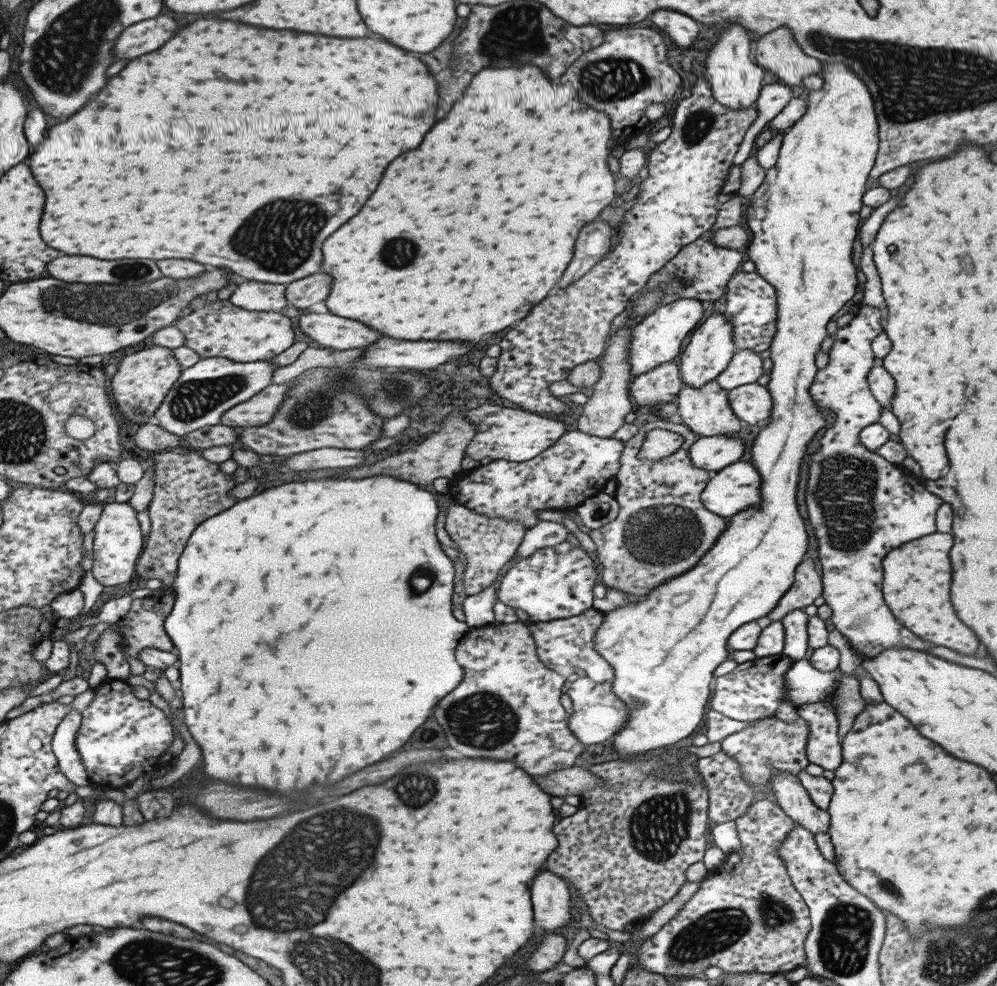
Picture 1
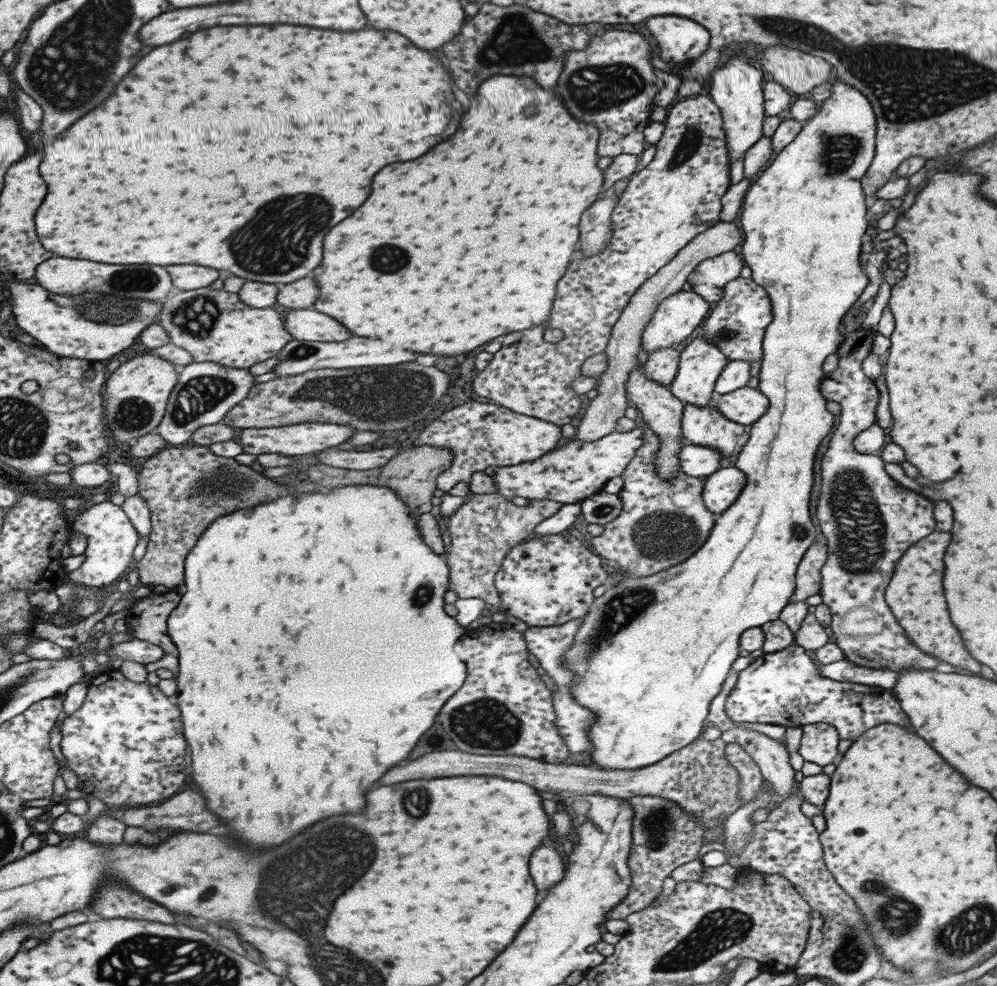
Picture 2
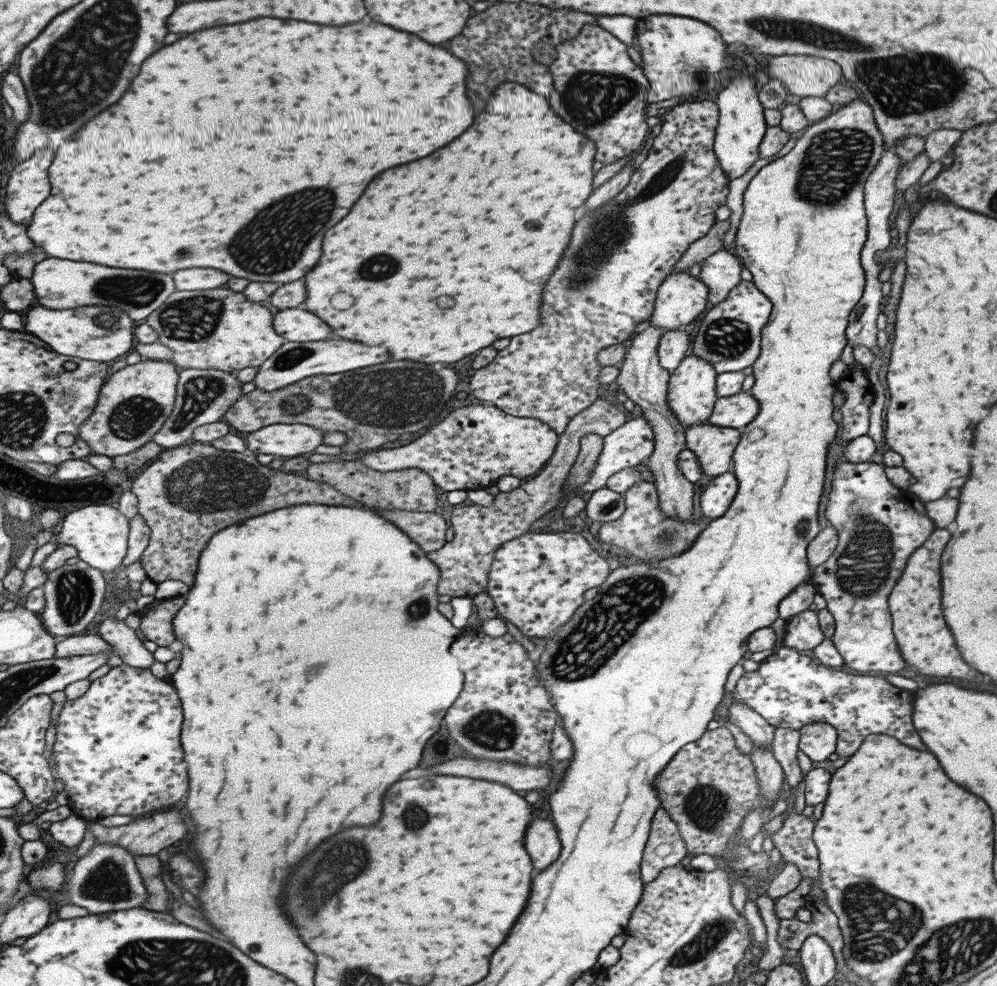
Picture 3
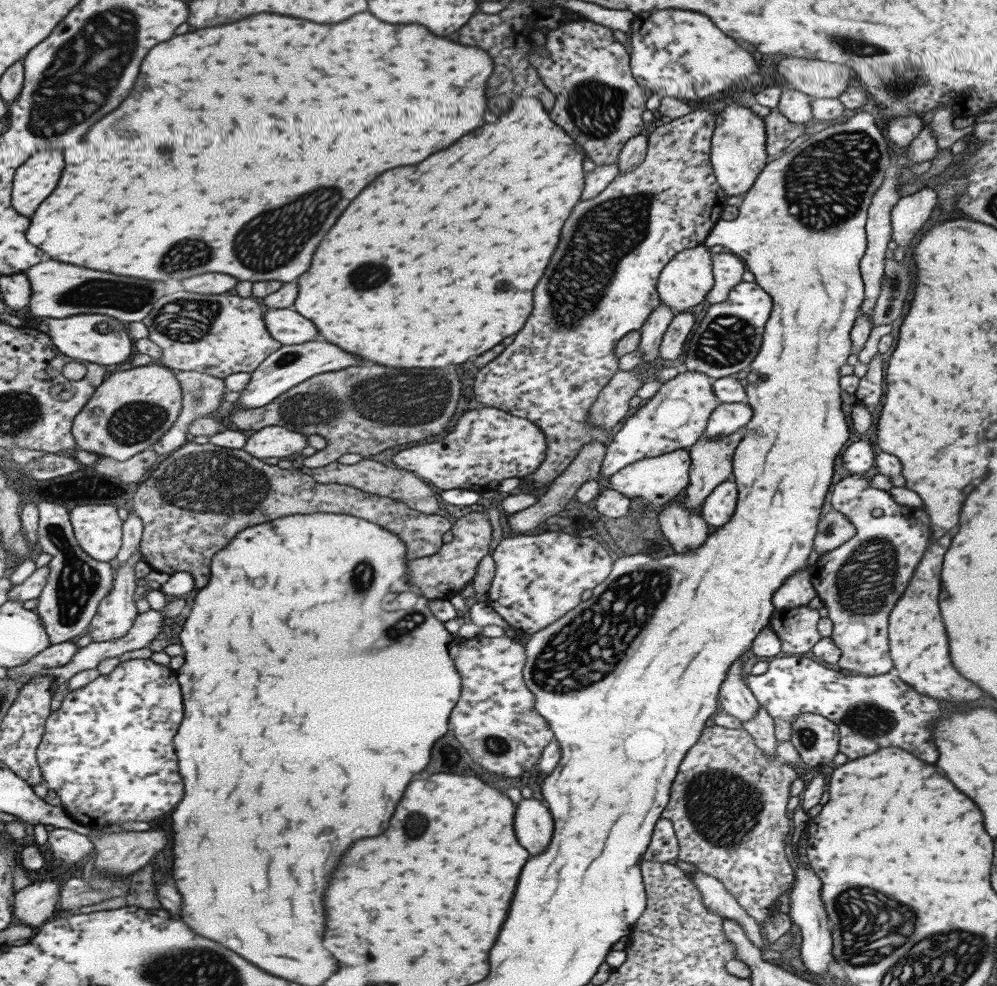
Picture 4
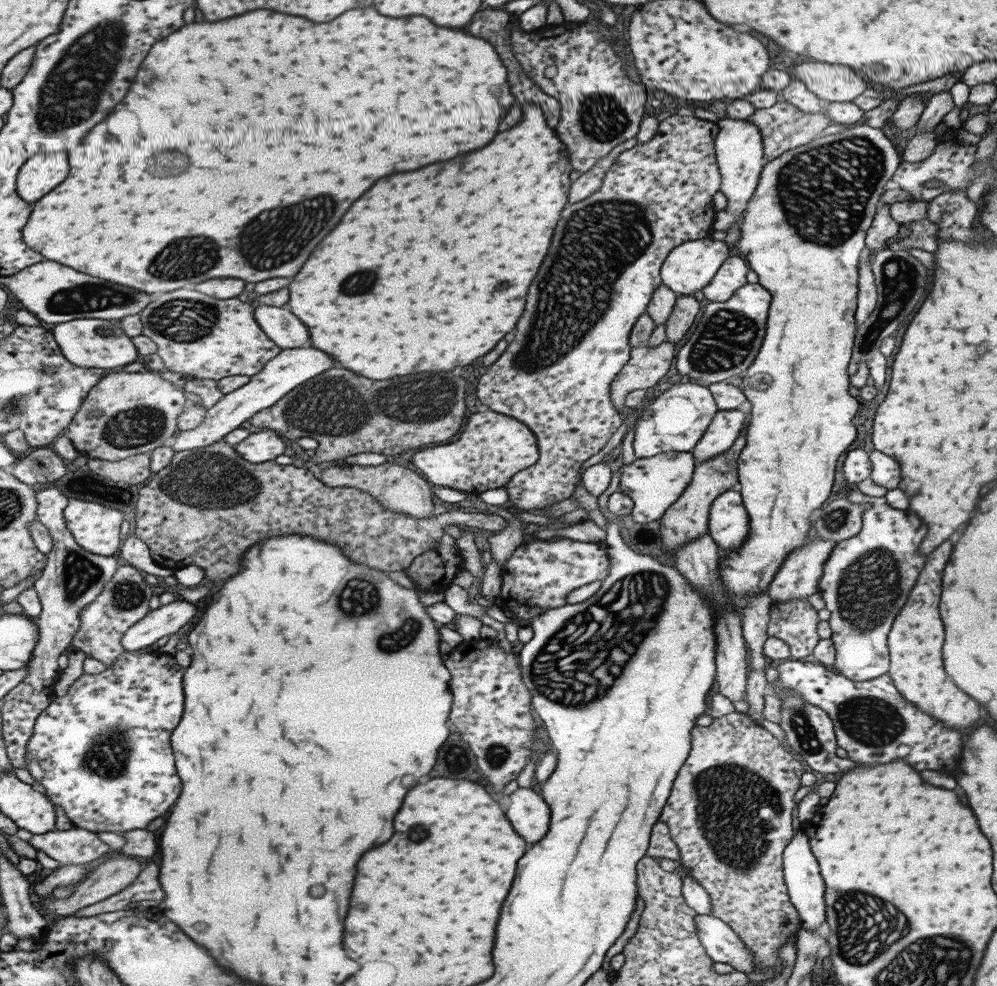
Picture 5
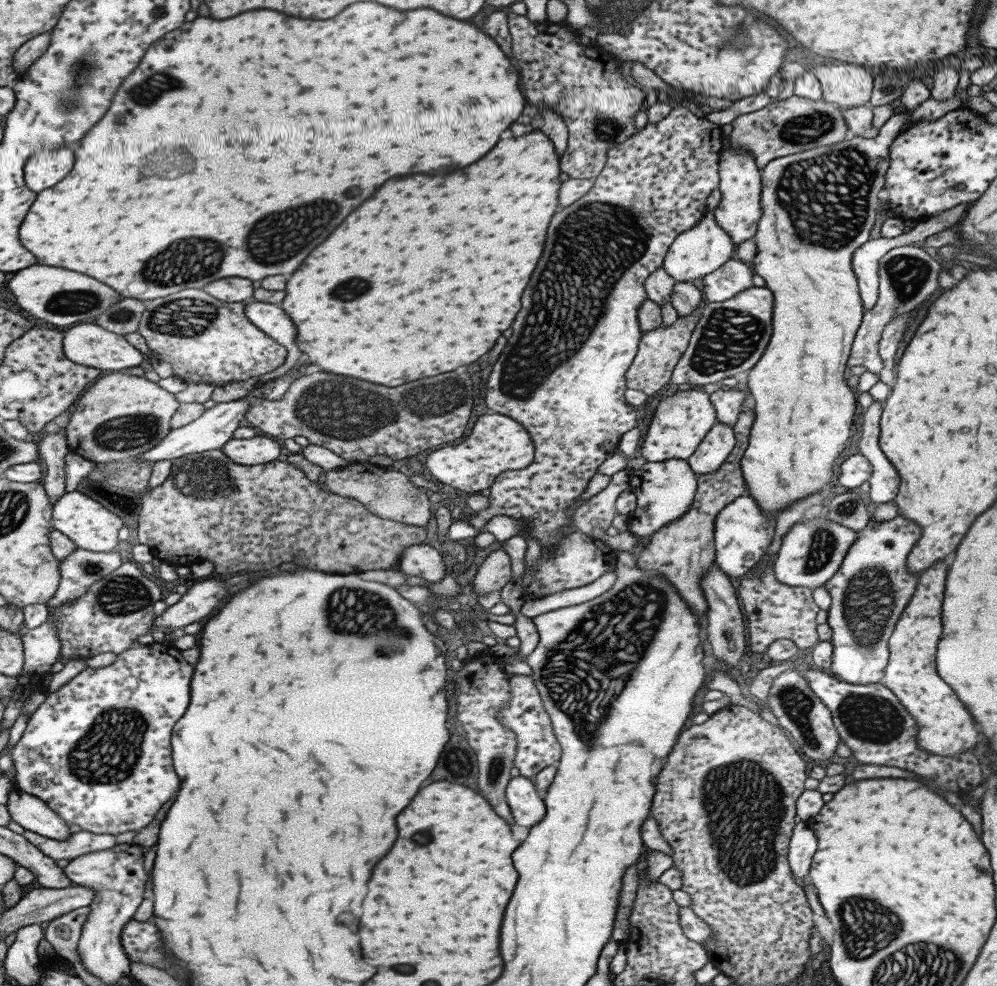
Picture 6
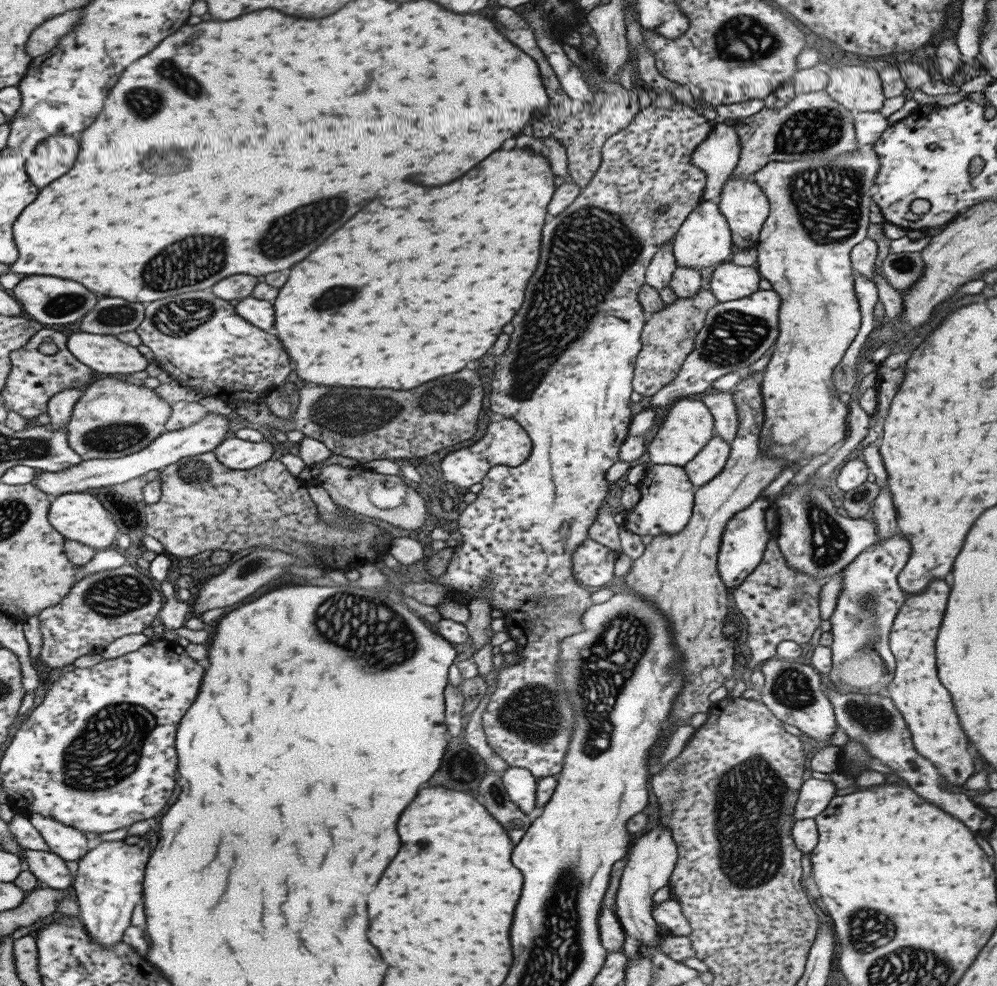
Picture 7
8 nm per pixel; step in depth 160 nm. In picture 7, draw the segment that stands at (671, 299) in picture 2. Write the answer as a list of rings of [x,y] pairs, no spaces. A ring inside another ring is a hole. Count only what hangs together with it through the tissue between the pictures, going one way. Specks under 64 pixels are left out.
[[[701,200],[675,232],[672,253],[676,266],[699,270],[730,259],[731,246],[730,230],[718,206],[714,201]]]

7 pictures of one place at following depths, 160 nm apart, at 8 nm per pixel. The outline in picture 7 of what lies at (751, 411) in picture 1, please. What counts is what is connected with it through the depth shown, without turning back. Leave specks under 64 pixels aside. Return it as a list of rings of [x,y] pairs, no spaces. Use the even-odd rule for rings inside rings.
[[[713,434],[699,453],[682,467],[687,480],[695,489],[707,484],[723,469],[729,452],[730,444],[727,444],[719,435]]]

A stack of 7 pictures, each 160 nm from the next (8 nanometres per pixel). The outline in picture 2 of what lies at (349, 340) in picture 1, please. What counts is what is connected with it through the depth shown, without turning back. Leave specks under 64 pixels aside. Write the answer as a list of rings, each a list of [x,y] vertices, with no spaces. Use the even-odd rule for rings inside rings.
[[[292,309],[286,314],[284,327],[291,338],[313,342],[341,342],[351,334],[339,322],[317,310]]]

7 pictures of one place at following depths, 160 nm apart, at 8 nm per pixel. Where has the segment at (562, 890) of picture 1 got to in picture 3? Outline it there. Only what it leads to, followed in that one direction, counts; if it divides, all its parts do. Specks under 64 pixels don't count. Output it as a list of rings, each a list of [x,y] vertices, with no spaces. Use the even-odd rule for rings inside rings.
[[[533,818],[525,834],[525,850],[531,858],[533,870],[543,870],[559,856],[559,839],[553,823],[543,818]]]

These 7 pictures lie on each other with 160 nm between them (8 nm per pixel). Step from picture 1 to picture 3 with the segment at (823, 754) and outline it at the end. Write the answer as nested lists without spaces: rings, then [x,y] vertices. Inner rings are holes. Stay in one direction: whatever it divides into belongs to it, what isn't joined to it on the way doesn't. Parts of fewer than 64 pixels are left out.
[[[813,722],[798,729],[798,750],[813,762],[825,760],[835,752],[836,730],[825,722]]]

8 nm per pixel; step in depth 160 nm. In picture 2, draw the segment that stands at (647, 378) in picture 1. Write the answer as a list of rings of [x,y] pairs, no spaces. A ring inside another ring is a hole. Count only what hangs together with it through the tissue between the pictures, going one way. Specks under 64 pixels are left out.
[[[670,346],[649,354],[647,360],[642,364],[644,377],[667,387],[675,376],[678,354],[679,352]]]

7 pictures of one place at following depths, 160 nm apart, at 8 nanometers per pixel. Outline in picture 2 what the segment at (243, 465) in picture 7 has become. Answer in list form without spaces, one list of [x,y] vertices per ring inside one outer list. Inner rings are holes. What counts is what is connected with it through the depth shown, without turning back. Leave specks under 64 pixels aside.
[[[309,421],[291,423],[289,426],[263,427],[262,429],[244,428],[239,432],[239,444],[247,454],[283,454],[283,456],[299,456],[309,452],[319,452],[329,446],[337,446],[353,436],[353,427],[346,424],[320,423]]]

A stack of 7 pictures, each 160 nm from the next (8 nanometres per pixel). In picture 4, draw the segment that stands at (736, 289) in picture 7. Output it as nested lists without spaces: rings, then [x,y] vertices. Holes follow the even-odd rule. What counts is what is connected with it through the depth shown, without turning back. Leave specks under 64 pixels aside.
[[[722,251],[711,257],[711,272],[713,284],[704,298],[709,304],[723,302],[728,292],[741,280],[745,272],[744,262],[733,253]]]

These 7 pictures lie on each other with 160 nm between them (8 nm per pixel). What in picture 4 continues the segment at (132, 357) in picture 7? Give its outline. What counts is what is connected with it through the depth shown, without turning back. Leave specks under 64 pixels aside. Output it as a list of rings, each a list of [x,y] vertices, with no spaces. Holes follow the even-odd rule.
[[[75,314],[69,318],[36,318],[34,328],[46,334],[65,357],[79,362],[117,364],[131,354],[125,323],[100,314]]]

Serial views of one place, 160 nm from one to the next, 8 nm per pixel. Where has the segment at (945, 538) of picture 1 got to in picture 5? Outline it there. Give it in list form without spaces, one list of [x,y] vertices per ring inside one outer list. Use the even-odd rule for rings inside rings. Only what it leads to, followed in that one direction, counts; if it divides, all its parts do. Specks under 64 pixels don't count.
[[[945,540],[939,546],[936,546],[929,554],[923,568],[919,571],[915,585],[911,587],[909,594],[899,612],[893,618],[893,622],[889,632],[887,633],[887,646],[889,655],[888,676],[891,677],[892,683],[898,690],[898,693],[909,702],[912,702],[916,709],[921,709],[929,715],[929,718],[935,718],[941,721],[948,729],[963,730],[963,728],[971,728],[977,724],[981,710],[979,704],[969,698],[967,694],[963,694],[953,682],[951,678],[947,678],[947,674],[943,672],[943,664],[941,664],[941,644],[943,644],[943,626],[941,626],[941,618],[937,614],[937,606],[939,606],[939,590],[941,590],[941,570],[945,566],[945,562],[949,560],[951,554],[951,542]]]

